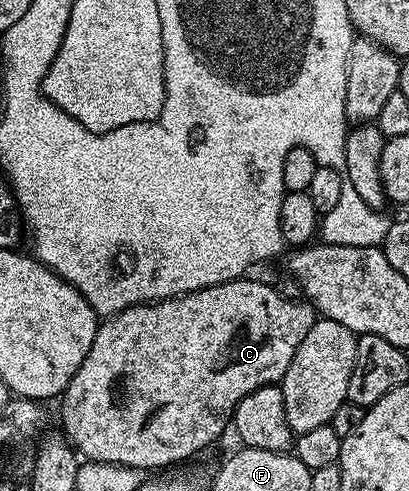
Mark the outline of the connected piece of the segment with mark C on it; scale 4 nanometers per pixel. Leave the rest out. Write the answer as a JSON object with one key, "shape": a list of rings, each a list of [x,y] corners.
{"shape":[[[239,279],[213,285],[195,293],[185,293],[182,297],[169,297],[167,301],[156,301],[148,305],[134,305],[123,313],[115,313],[113,317],[103,320],[96,331],[96,339],[92,339],[92,351],[84,355],[84,363],[80,363],[80,371],[72,375],[65,393],[61,394],[62,425],[65,436],[72,442],[75,450],[83,458],[104,463],[116,463],[129,469],[147,471],[166,471],[171,467],[178,467],[181,461],[197,455],[201,449],[206,449],[222,432],[227,432],[228,426],[234,420],[234,412],[244,399],[244,395],[252,395],[265,385],[278,385],[284,371],[288,371],[288,363],[292,363],[292,355],[296,355],[296,347],[304,343],[304,335],[312,331],[316,320],[316,310],[313,305],[299,299],[289,301],[283,297],[277,288],[265,285],[262,281]]]}

